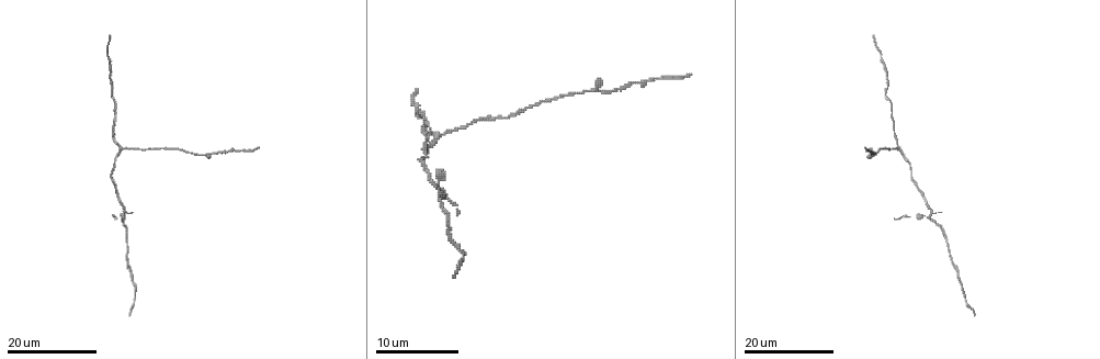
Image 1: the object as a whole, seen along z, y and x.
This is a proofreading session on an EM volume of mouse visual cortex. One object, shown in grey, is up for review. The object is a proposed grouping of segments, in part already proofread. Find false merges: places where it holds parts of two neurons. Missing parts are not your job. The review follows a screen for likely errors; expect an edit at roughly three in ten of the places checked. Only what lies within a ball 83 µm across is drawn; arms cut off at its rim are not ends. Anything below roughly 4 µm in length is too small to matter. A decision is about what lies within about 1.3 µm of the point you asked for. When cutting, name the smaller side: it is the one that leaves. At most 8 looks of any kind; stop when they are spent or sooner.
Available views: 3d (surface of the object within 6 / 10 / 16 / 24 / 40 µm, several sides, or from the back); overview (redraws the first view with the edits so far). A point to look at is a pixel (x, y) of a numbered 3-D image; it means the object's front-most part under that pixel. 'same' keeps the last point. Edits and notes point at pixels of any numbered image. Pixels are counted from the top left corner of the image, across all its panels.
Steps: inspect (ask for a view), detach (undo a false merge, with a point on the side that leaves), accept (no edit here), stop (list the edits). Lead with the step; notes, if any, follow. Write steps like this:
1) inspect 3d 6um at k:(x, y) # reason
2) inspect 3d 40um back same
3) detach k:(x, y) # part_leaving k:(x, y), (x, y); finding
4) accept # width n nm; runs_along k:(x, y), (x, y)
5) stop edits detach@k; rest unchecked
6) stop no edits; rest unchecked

inspect 3d 24um at 1:(120, 148) # three arms meet

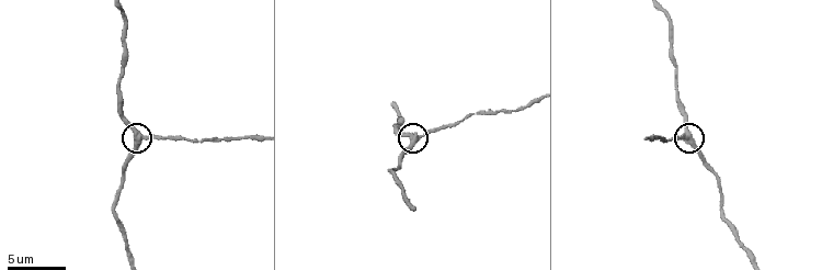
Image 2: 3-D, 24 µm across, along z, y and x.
inspect 3d 6um at 2:(688, 138)

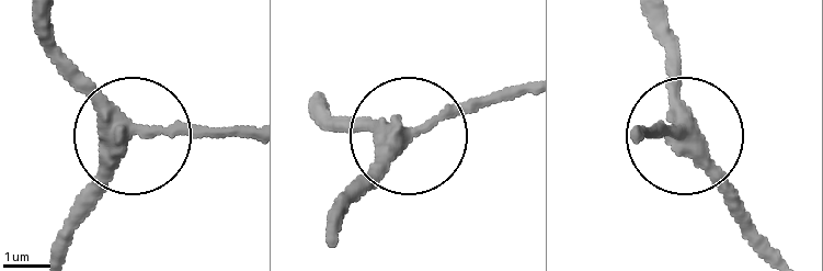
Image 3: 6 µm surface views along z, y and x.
accept # arms 3; all the same neuron

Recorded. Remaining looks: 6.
inspect 3d 10um at 2:(520, 110) # sudden change in width

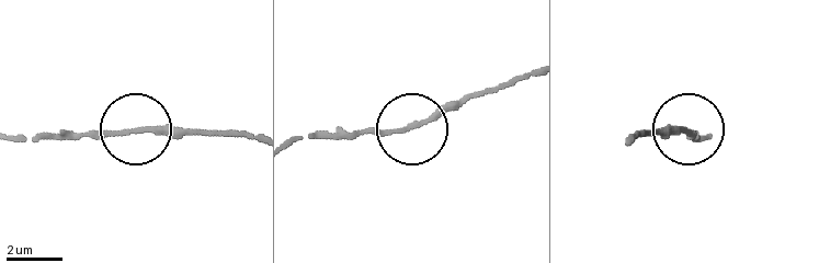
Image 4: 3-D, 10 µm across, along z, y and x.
inspect 3d 6um at 4:(686, 128) # zoom in

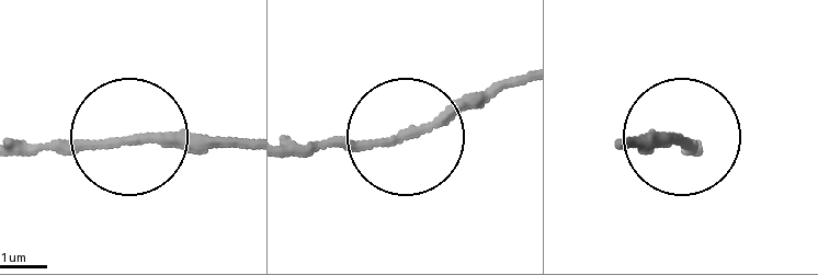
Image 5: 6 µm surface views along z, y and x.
accept # runs_along 5:(291, 157), (443, 125), (510, 78); one neuron here

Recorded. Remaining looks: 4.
inspect 3d 16um at 1:(440, 191) # three-way junction

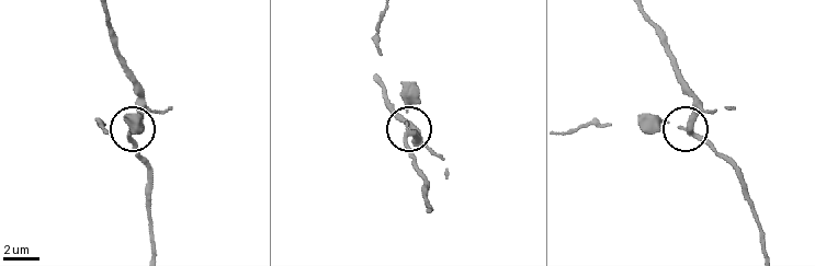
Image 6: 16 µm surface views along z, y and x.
inspect 3d 6um at 6:(409, 129) # closer look

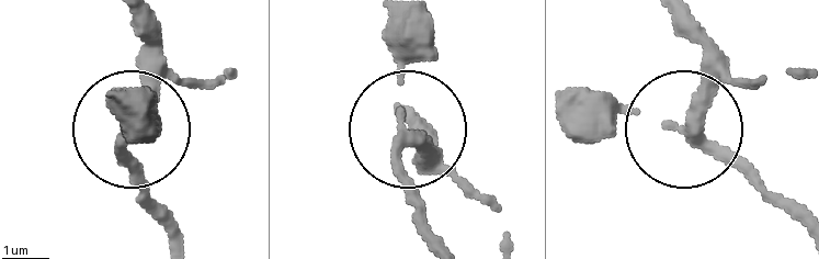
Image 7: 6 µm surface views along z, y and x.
accept # runs_along 7:(670, 14), (701, 62), (697, 120), (564, 109); all the same neuron

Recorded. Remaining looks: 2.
inspect 3d 16um at 1:(592, 90) # sudden change in width

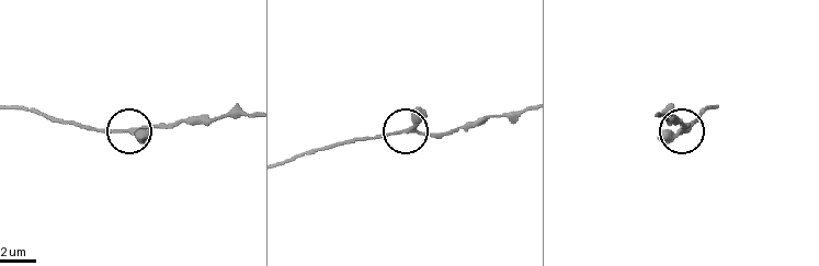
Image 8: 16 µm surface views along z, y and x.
inspect 3d 6um at 8:(124, 132) # zoom in

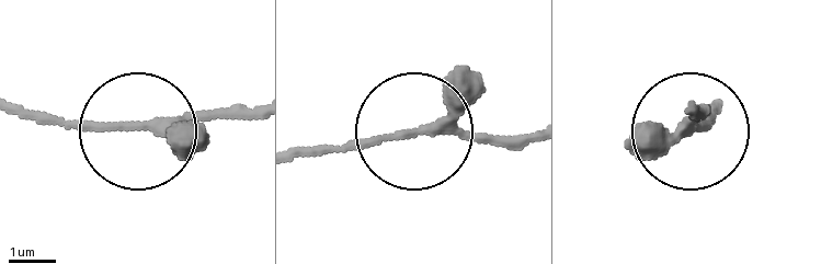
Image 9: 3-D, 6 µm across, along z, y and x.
accept # runs_along 9:(294, 153), (399, 134), (529, 134); continuous, no second neuron

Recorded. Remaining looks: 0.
stop no edits; rest unchecked

